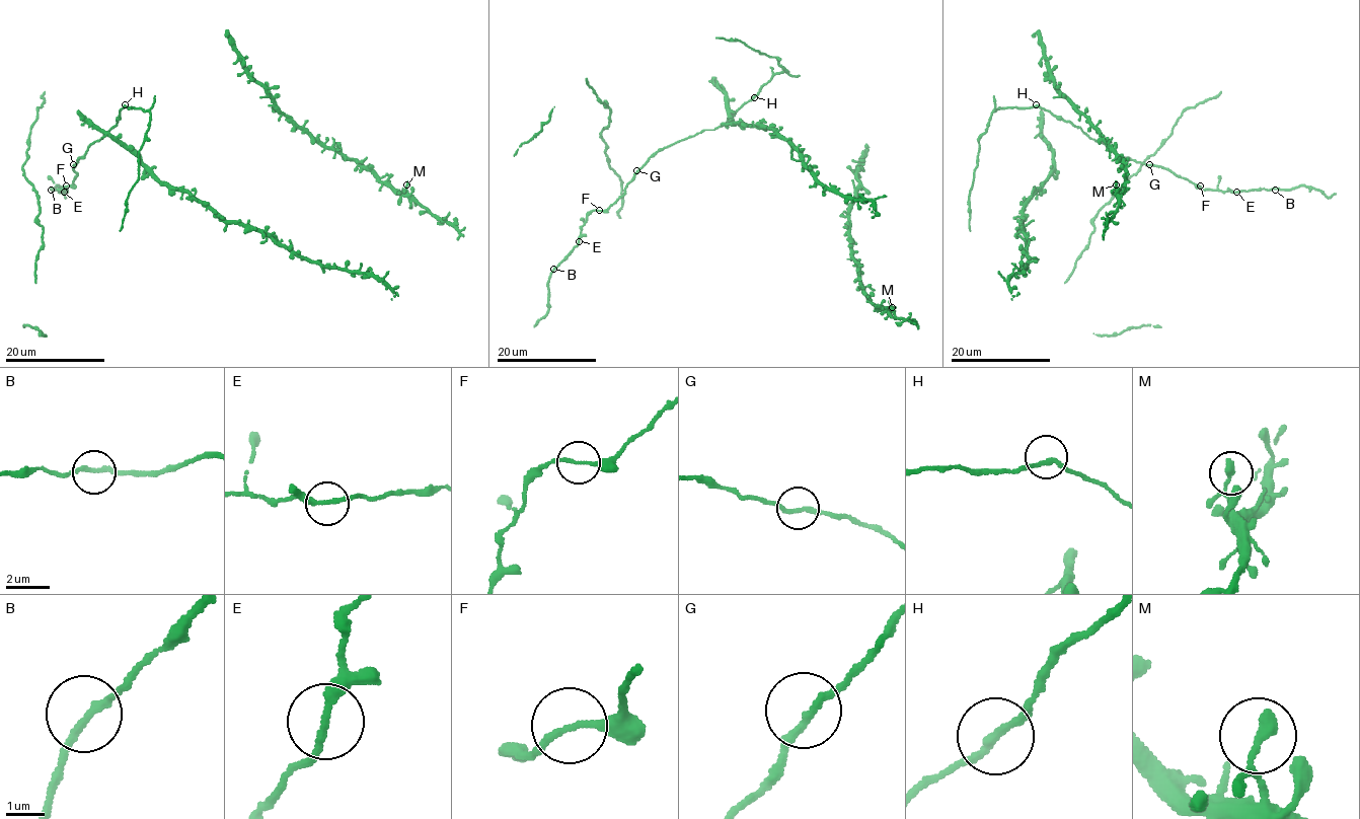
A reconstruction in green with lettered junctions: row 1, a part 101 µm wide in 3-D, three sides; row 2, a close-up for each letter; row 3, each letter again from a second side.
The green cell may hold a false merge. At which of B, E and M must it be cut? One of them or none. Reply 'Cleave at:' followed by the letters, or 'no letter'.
Cleave at: no letter

